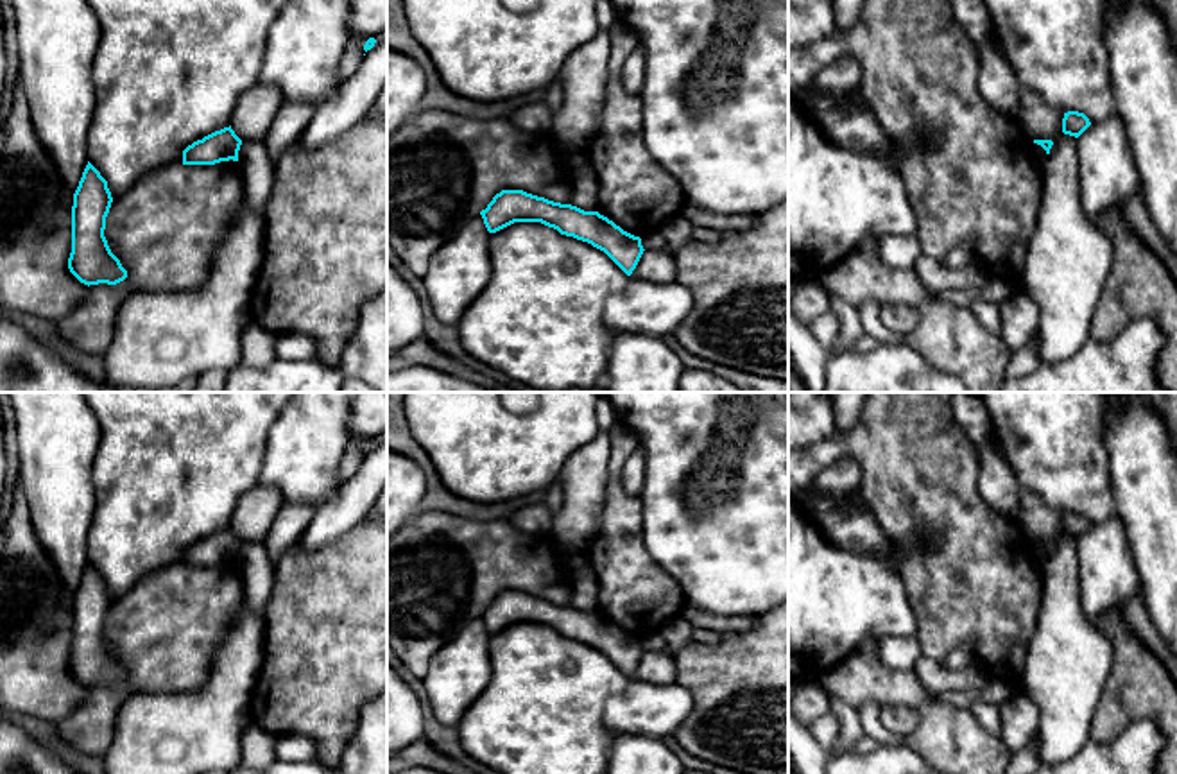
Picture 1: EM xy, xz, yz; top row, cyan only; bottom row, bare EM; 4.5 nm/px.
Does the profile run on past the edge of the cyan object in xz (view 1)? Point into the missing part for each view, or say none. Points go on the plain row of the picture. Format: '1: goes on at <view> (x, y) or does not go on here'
1: does not go on here

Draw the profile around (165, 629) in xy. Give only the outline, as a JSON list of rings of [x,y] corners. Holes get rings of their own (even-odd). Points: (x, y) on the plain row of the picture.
[[[238,563],[215,566],[167,566],[145,575],[124,597],[111,604],[106,618],[104,638],[111,654],[127,672],[127,679],[116,686],[90,686],[77,708],[57,722],[63,738],[84,754],[106,756],[120,706],[134,693],[190,693],[206,684],[211,674],[213,656],[244,609],[245,588]]]

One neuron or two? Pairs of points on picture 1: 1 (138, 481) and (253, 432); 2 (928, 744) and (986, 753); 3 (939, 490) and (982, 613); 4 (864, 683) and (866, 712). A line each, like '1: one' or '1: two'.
1: one
2: one
3: one
4: two

